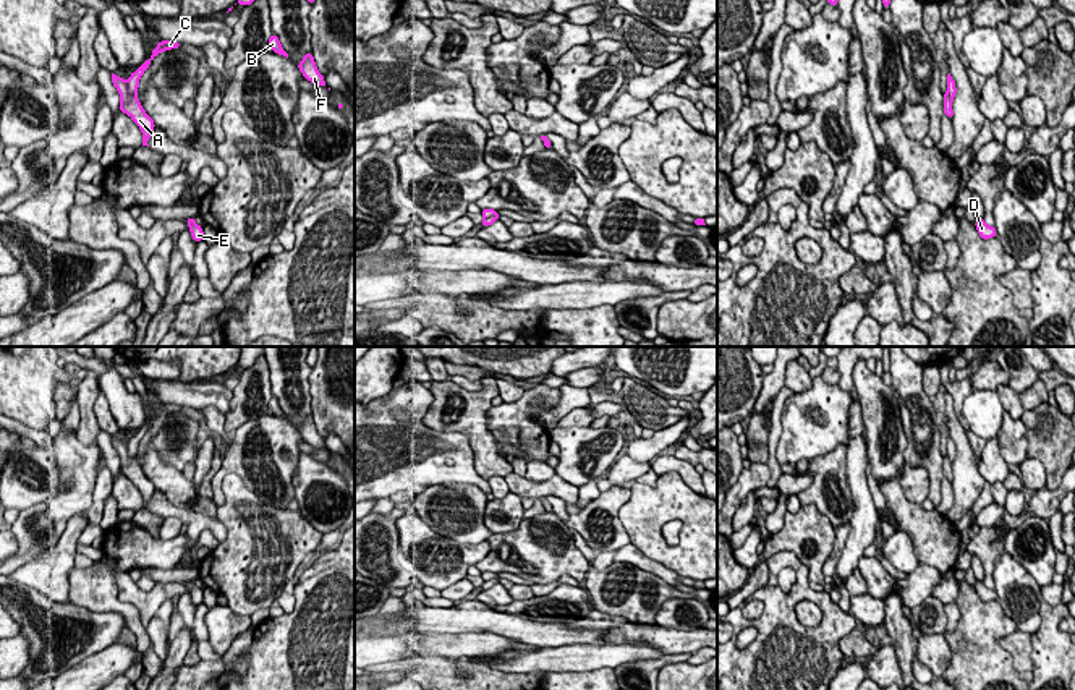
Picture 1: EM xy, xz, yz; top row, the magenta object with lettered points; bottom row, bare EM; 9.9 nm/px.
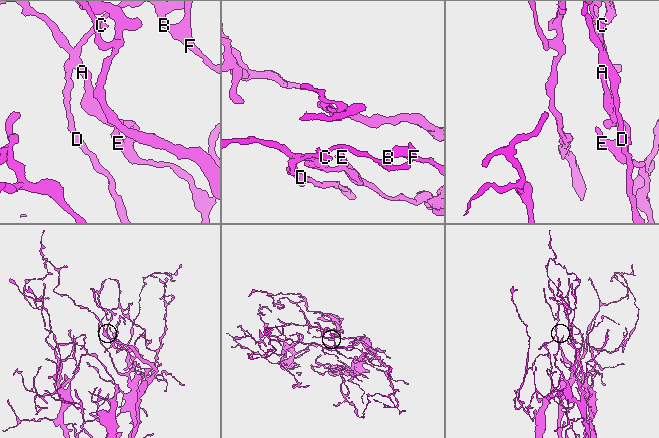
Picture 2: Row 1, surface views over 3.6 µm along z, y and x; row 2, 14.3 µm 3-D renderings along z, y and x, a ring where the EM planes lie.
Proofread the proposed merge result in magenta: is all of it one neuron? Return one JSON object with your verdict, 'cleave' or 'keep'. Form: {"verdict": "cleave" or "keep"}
{"verdict": "keep"}

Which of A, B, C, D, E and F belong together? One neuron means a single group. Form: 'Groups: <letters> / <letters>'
Groups: A B C D E F

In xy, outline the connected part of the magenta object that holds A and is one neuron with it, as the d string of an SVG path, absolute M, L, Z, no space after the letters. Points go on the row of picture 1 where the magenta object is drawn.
M160 40L157 47L154 47L152 55L144 63L130 75L130 79L125 81L123 78L112 73L112 83L120 92L120 109L118 112L125 112L133 118L133 121L141 128L142 131L142 146L147 146L147 141L155 128L154 120L144 112L139 99L136 97L138 87L139 87L139 78L144 75L144 71L151 66L152 60L164 50L180 49L181 44L175 40Z

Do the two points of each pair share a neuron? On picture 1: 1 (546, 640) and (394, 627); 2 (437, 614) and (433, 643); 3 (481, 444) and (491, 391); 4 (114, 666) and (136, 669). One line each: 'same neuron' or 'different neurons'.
1: same neuron
2: different neurons
3: same neuron
4: different neurons

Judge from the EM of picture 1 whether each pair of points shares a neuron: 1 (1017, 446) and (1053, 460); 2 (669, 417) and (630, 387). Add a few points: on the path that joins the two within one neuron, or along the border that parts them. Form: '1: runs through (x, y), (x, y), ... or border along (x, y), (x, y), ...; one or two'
1: border along (1020, 420), (1025, 428), (1027, 455); two
2: runs through (659, 415), (640, 397); one

